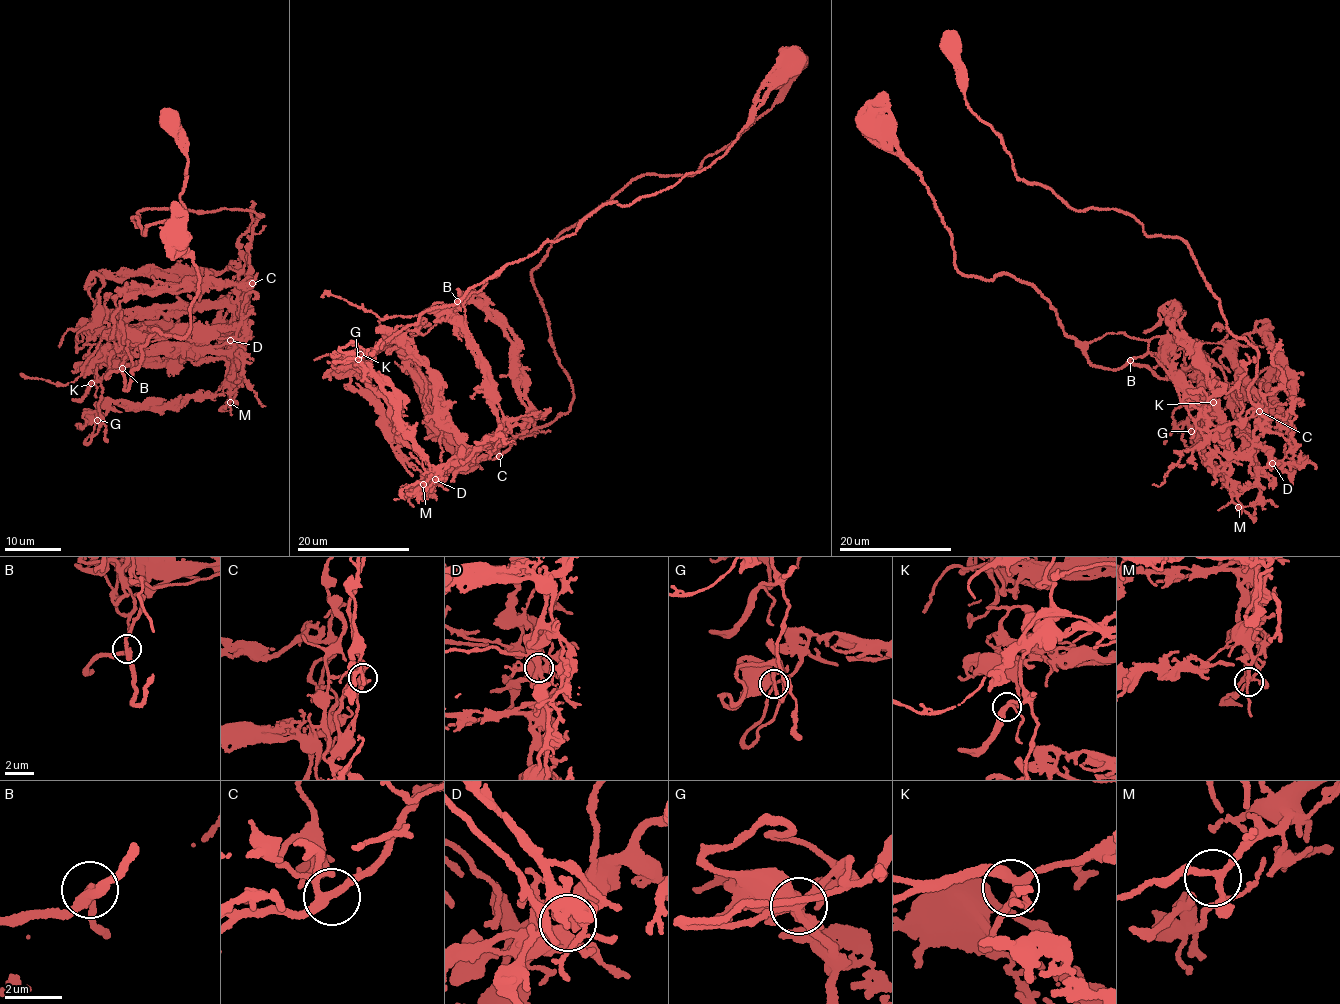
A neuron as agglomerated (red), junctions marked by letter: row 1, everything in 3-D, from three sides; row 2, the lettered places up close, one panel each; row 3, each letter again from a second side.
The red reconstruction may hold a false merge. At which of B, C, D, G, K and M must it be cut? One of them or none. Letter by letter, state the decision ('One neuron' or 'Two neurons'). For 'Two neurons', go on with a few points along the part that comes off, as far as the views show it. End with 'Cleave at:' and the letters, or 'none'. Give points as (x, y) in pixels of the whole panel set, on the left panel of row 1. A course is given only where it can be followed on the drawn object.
B: One neuron
C: One neuron
D: Two neurons. Course of the part to remove: (229, 340), (263, 215), (148, 209), (131, 219), (143, 235), (185, 210), (187, 142), (163, 113)
G: One neuron
K: One neuron
M: One neuron
Cleave at: D

